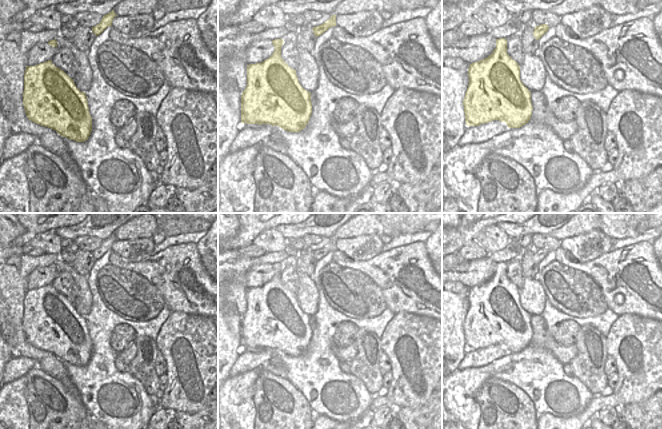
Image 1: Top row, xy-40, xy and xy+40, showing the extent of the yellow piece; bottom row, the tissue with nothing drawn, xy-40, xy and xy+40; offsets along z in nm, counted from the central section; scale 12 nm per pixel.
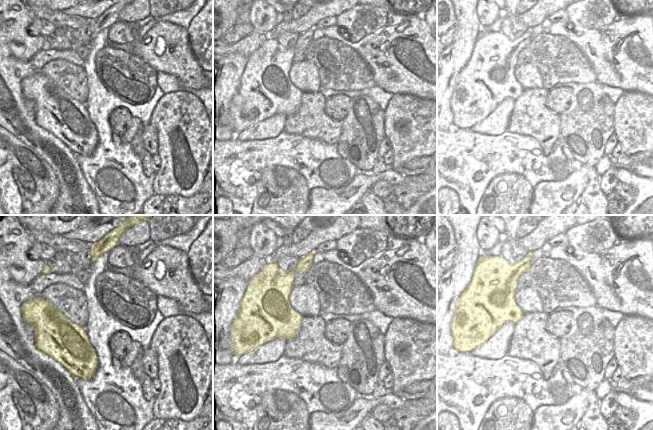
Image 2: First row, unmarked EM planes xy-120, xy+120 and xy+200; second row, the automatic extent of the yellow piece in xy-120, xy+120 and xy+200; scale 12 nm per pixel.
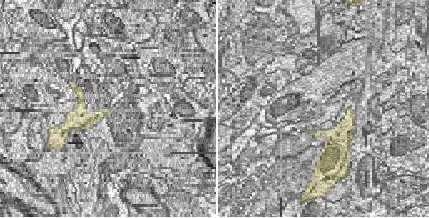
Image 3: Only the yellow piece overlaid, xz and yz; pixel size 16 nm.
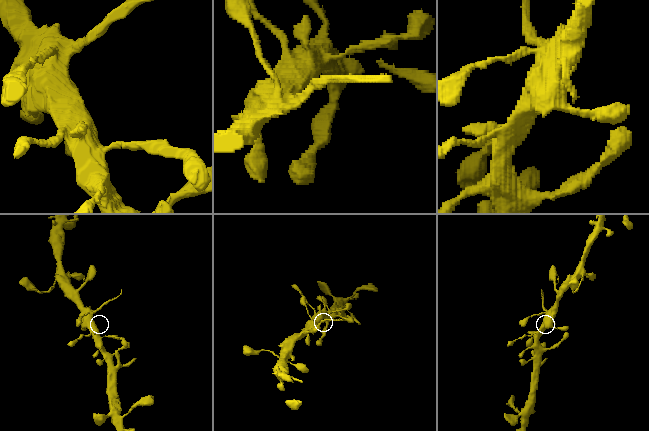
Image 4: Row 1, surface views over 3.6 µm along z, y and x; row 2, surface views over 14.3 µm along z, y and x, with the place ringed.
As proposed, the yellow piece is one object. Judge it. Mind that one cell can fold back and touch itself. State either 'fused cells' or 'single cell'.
single cell

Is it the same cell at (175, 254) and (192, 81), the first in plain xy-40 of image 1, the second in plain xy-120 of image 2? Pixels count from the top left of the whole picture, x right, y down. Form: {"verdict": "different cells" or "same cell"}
{"verdict": "same cell"}

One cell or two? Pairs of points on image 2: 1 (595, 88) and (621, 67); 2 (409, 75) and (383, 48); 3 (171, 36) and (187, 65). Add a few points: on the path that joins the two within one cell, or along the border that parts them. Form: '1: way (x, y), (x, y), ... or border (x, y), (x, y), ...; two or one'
1: border (596, 80), (602, 85); two
2: way (403, 68), (390, 55); one
3: way (178, 43), (178, 56), (180, 58); one

